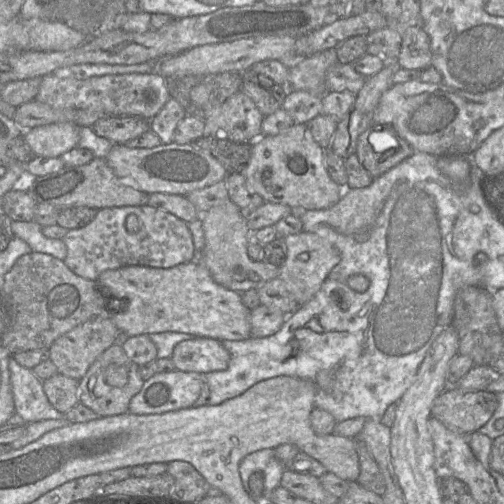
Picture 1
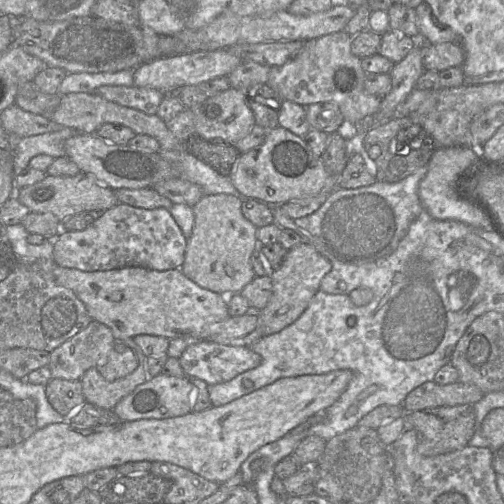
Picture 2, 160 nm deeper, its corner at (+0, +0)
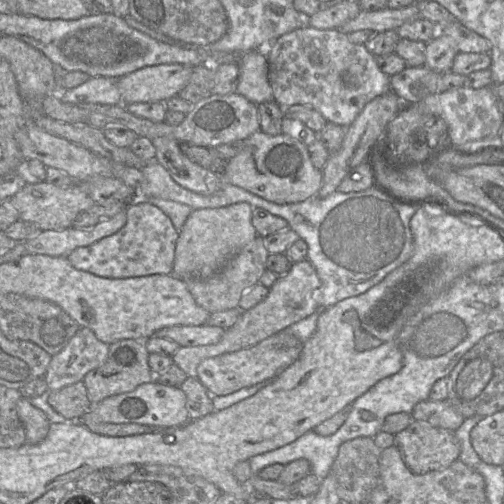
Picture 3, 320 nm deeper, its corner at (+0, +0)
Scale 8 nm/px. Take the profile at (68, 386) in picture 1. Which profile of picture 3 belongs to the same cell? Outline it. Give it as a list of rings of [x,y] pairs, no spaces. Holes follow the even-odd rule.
[[[82,381],[60,390],[51,391],[48,403],[53,410],[62,415],[67,421],[79,421],[93,406]]]

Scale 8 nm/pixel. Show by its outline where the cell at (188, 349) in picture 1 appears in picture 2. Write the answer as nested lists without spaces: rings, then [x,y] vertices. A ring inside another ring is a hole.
[[[200,339],[190,342],[179,361],[187,377],[215,385],[256,368],[262,358],[247,346],[229,346]]]

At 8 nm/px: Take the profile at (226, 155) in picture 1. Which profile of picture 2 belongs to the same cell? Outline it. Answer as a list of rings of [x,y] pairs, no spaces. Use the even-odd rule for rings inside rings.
[[[192,134],[183,142],[184,149],[223,176],[230,176],[240,156],[235,143],[208,140]]]

